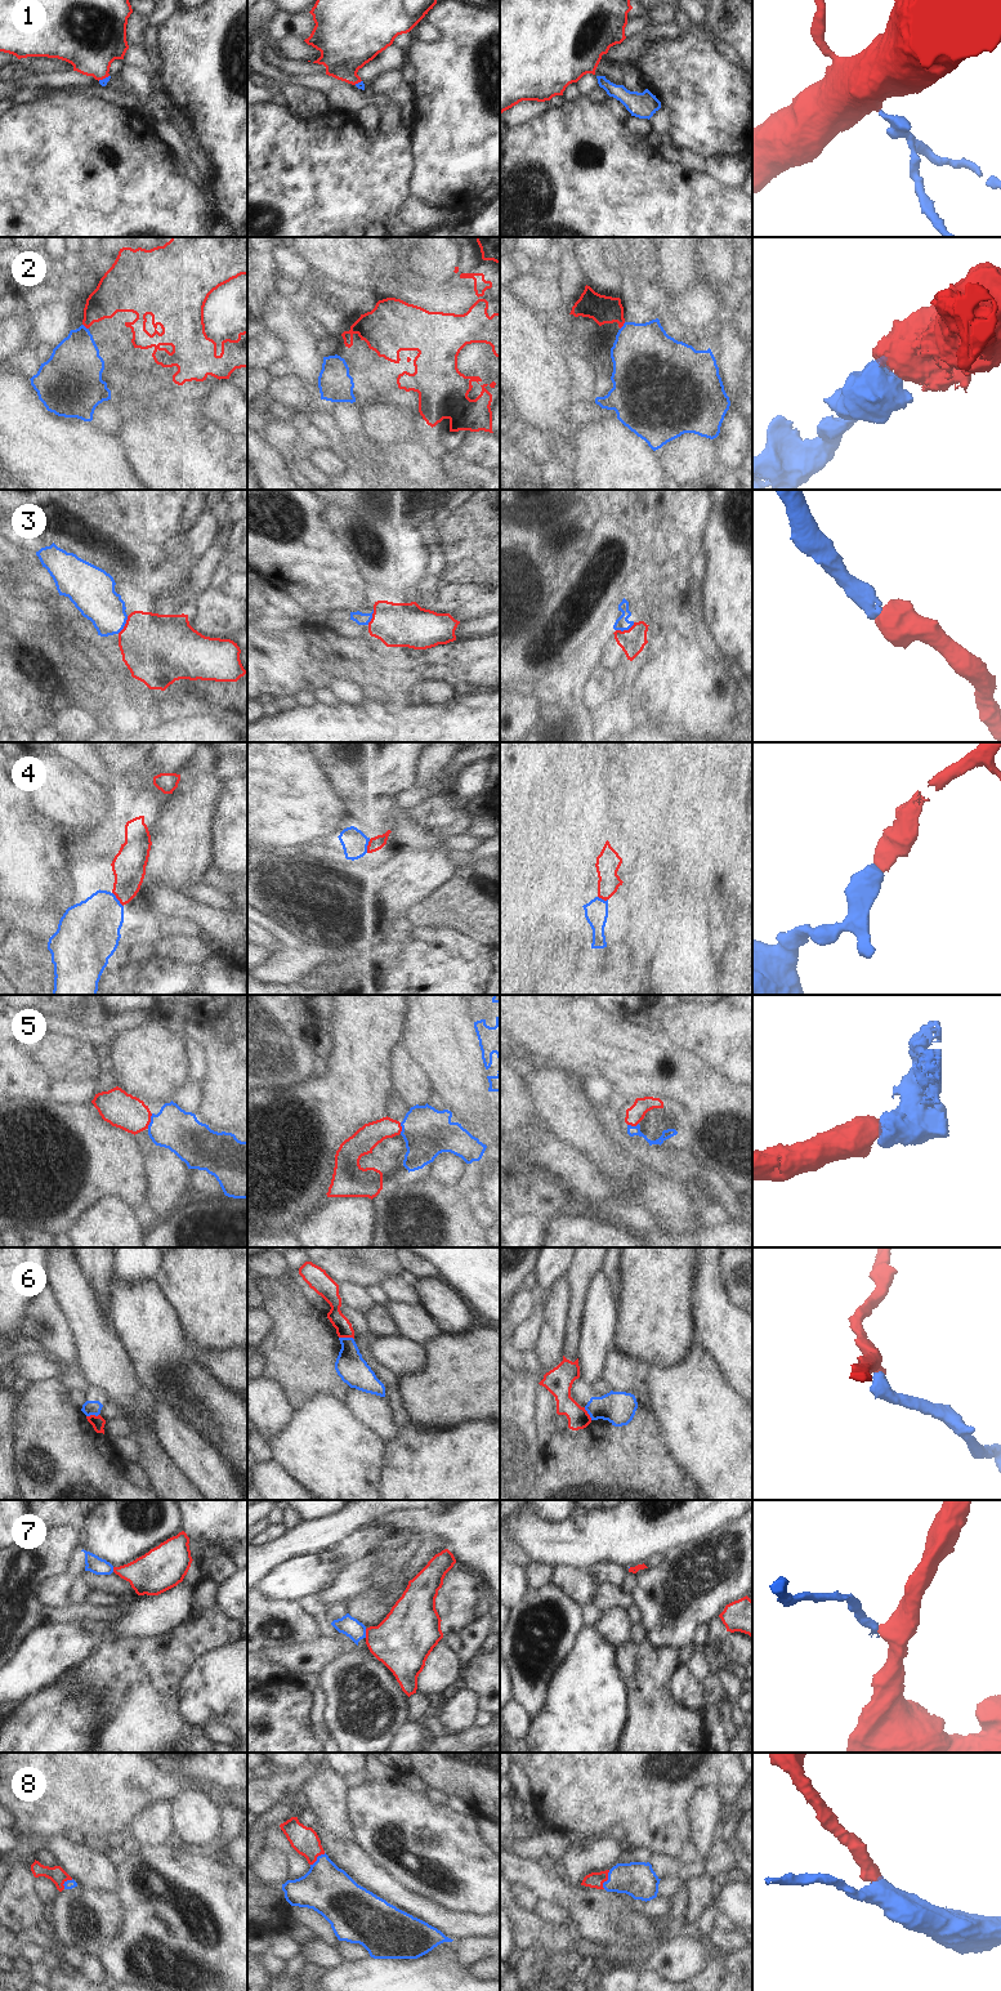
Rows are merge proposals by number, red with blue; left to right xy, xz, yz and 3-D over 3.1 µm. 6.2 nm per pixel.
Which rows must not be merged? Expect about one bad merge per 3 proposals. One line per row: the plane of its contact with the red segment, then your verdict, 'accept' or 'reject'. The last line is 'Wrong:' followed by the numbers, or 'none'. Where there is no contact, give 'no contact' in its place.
1: contact in xy; accept
2: contact in yz; accept
3: contact in yz; accept
4: contact in xy; accept
5: contact in xy; accept
6: contact in xz; reject
7: contact in xz; reject
8: contact in yz; accept
Wrong: 6, 7

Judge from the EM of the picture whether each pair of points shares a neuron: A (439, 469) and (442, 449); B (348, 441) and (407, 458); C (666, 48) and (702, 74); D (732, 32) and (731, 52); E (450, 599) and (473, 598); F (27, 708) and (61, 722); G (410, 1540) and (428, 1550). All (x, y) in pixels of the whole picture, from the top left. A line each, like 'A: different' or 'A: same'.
A: different
B: same
C: same
D: different
E: same
F: different
G: different

